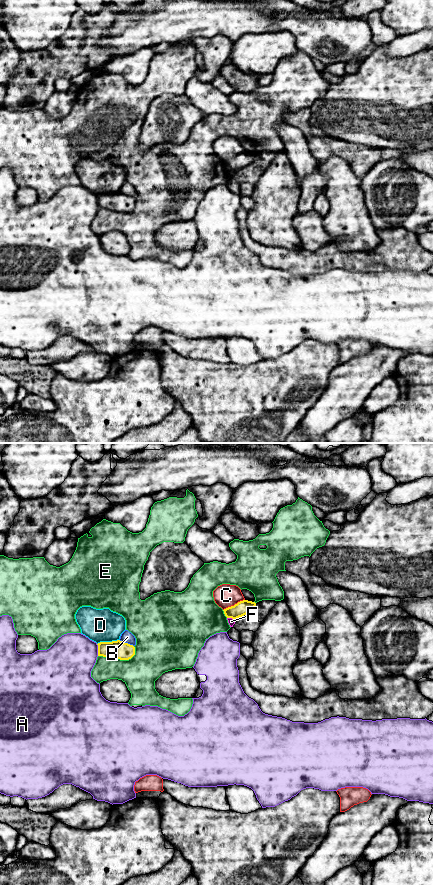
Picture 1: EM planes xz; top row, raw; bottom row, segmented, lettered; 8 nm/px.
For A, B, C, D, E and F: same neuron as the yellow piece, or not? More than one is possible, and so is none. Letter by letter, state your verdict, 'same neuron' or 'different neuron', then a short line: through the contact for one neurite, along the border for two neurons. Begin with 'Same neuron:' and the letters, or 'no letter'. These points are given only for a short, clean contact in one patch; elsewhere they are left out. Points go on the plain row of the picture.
Same neuron: no letter
A: different neuron
B: different neuron
C: different neuron
D: different neuron
E: different neuron
F: different neuron; line xz (227, 169), (235, 171)

